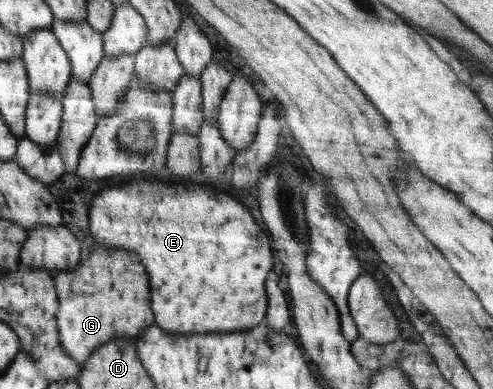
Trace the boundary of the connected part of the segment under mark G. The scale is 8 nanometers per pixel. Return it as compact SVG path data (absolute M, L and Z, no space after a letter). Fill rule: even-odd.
M98 246L88 256L87 261L80 262L78 268L58 271L56 286L60 286L60 302L64 302L64 306L59 306L61 345L80 368L92 352L105 342L126 337L136 339L144 334L146 326L154 322L154 314L150 310L150 284L148 284L146 268L140 264L140 260L134 254L126 250L112 250L112 248L108 250L104 246Z

